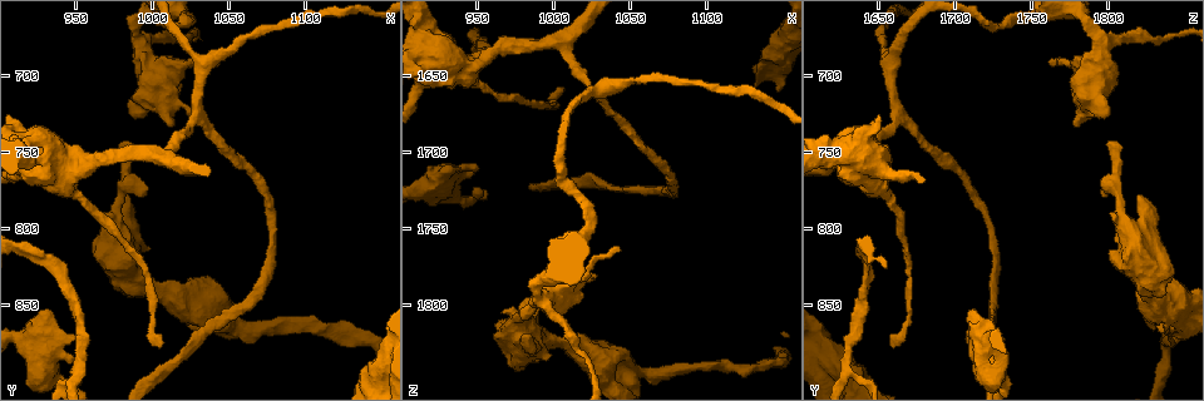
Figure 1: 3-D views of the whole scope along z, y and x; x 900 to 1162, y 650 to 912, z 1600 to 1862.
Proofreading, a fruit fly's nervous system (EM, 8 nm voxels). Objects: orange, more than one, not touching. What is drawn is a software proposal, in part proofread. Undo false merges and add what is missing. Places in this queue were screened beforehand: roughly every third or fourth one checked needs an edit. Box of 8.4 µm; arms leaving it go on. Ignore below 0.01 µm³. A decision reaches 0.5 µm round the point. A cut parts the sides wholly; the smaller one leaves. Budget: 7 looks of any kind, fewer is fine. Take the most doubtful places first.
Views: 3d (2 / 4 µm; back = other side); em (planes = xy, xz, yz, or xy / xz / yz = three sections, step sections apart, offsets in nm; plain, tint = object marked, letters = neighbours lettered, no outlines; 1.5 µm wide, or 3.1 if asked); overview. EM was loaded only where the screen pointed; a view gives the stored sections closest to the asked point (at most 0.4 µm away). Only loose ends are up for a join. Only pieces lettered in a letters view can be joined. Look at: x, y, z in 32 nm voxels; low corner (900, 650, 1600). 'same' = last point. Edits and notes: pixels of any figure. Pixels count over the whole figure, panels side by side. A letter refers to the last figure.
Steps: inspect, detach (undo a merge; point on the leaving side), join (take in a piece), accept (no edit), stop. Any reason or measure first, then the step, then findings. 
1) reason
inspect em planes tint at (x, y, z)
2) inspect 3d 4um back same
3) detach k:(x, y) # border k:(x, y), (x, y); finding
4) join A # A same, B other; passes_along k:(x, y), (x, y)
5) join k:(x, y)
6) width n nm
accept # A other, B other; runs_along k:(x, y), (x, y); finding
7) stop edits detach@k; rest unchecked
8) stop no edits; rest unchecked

free end
inspect em yz step 8 letters at (986, 726, 1800)

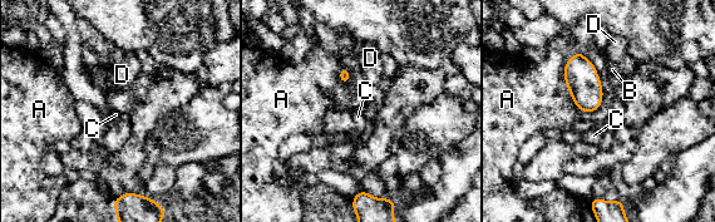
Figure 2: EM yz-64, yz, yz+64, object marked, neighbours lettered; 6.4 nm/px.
accept # A other, B other, C other, D other; no lettered piece goes on from it

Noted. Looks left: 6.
branch stops here
inspect 3d 4um back at (936, 858, 1708)

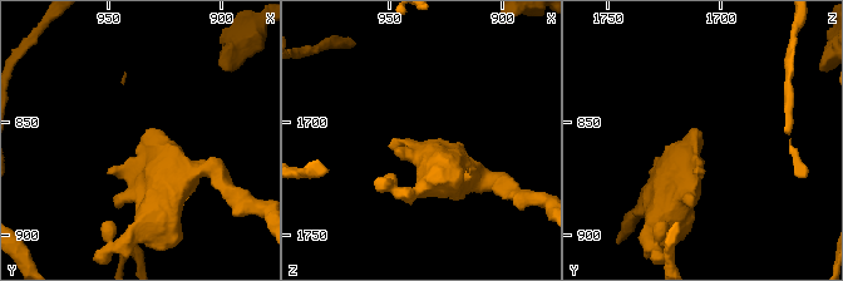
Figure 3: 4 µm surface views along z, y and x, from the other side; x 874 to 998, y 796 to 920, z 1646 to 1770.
now the EM
inspect em planes letters at (935, 856, 1709)

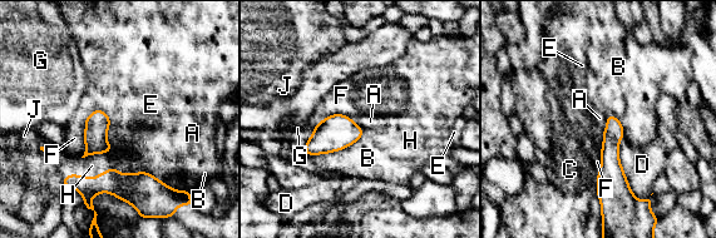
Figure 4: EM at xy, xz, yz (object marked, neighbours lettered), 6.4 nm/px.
longest_contact B 380 nm
accept # A other, B other, C other, D other, E other, F other, G other, H other, J other; no lettered piece goes on from it

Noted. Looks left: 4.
branch point
inspect 3d 2um at (1004, 750, 1628)

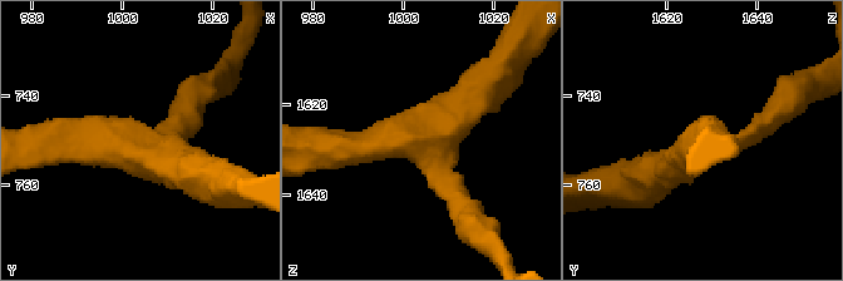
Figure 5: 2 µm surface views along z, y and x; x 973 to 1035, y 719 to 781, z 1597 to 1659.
arms 3; arm_widths 220, 240, 280 nm; now the EM
inspect em planes letters at (1004, 752, 1628)

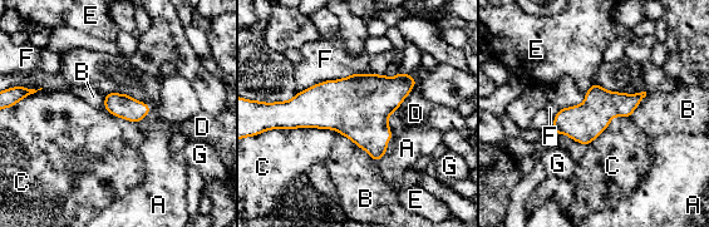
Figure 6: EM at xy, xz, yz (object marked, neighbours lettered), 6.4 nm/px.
width 240 nm
accept # A other, B other, C other, D other, E other, F other, G other; all the same neuron

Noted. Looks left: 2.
stop no edits; rest unchecked

